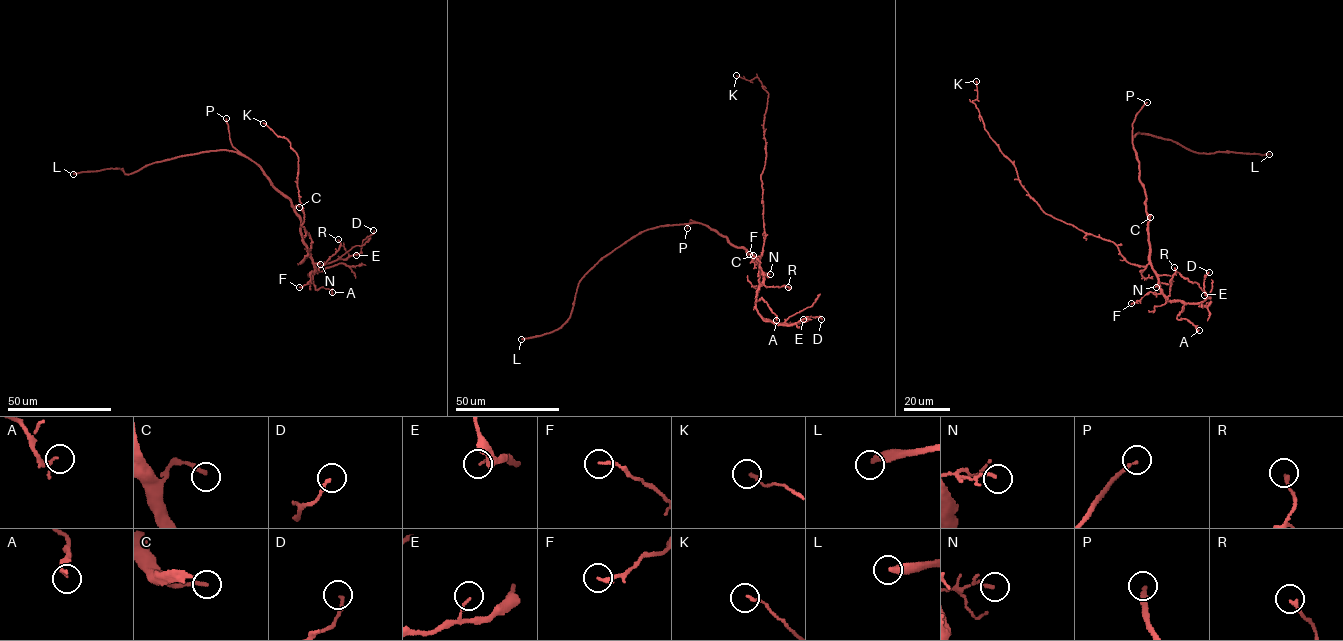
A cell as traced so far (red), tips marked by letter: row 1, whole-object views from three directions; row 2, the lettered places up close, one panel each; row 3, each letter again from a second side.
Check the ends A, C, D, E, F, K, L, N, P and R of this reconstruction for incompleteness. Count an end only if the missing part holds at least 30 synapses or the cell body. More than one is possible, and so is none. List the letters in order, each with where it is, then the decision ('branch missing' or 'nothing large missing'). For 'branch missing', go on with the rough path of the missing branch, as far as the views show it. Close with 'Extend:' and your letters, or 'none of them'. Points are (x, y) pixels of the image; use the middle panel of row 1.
A: place (776, 320); nothing large missing
C: place (753, 255); nothing large missing
D: place (821, 319); nothing large missing
E: place (803, 319); nothing large missing
F: place (749, 254); nothing large missing
K: place (736, 75); nothing large missing
L: place (521, 339); branch missing
N: place (770, 274); nothing large missing
P: place (687, 228); branch missing; course (687, 228), (681, 242), (683, 255), (701, 284), (706, 316), (702, 326), (710, 339)
R: place (788, 287); nothing large missing
Extend: L, P

